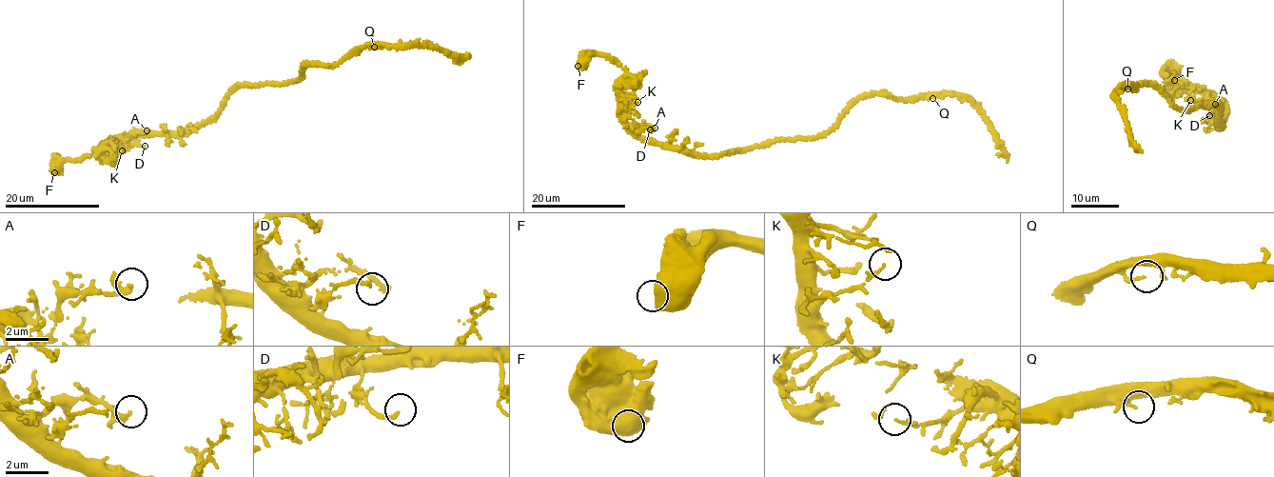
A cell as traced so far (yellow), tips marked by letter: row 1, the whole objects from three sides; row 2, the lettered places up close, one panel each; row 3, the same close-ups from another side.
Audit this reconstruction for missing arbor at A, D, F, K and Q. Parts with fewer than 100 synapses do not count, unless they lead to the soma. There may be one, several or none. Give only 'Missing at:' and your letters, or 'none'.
Missing at: none

